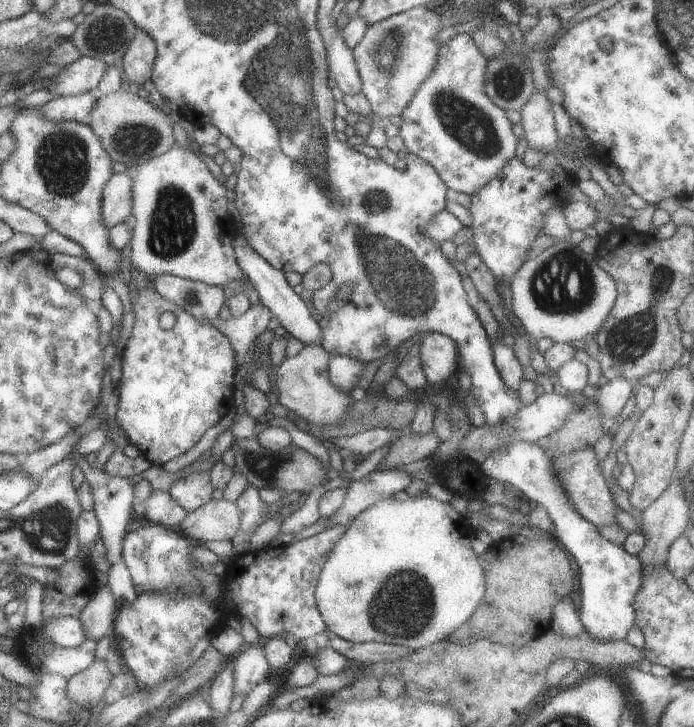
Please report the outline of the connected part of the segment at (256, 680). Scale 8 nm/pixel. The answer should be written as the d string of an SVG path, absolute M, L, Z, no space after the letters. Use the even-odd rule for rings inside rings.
M264 640L246 645L234 657L234 696L248 695L269 677L269 665L264 651Z

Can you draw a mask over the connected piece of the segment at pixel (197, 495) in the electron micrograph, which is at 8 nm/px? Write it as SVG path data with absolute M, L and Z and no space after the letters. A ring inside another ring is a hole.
M190 472L182 480L176 480L168 490L176 504L192 512L212 500L214 488L210 484L209 472Z

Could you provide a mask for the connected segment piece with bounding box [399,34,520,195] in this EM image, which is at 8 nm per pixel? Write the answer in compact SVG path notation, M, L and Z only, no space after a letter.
M453 35L440 48L434 72L430 72L430 76L422 82L410 104L399 115L402 121L399 125L399 136L404 140L404 150L430 164L447 189L467 195L474 194L476 190L486 186L494 176L498 176L498 172L515 158L520 142L512 131L513 125L507 118L507 111L493 104L484 92L486 66L488 59L478 50L471 35Z

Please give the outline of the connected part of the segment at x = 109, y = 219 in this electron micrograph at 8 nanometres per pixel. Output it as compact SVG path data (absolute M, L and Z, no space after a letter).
M114 173L102 190L100 216L106 226L114 227L132 214L132 176Z

